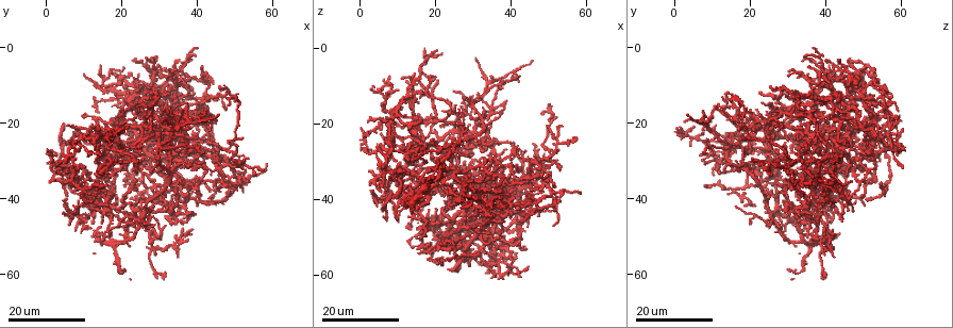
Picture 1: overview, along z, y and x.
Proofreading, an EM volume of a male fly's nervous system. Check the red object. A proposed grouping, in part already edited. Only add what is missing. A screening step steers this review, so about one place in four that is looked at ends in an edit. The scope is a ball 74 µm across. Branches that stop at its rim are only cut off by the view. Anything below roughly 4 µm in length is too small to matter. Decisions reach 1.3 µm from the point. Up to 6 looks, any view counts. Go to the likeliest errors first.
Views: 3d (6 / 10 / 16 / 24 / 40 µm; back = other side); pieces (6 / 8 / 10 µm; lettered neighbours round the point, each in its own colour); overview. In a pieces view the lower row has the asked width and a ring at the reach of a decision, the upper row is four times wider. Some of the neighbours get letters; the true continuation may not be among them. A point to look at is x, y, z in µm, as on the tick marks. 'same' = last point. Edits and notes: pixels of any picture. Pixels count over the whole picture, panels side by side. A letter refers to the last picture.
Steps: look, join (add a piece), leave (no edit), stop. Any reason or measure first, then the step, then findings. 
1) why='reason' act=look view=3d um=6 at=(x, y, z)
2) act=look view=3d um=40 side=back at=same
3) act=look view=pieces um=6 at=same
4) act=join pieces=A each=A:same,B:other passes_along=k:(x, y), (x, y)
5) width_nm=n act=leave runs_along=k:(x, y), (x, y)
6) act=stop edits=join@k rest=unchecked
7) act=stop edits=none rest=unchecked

why='branch stops here' act=look view=3d um=16 at=(41.5, 27.0, 7.5)

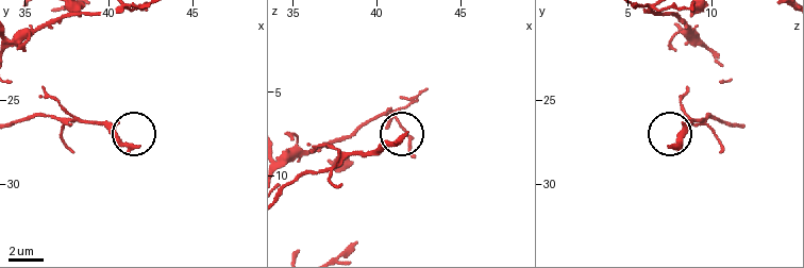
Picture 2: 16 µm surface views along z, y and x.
act=look view=3d um=6 at=(41.6, 27.8, 7.5)

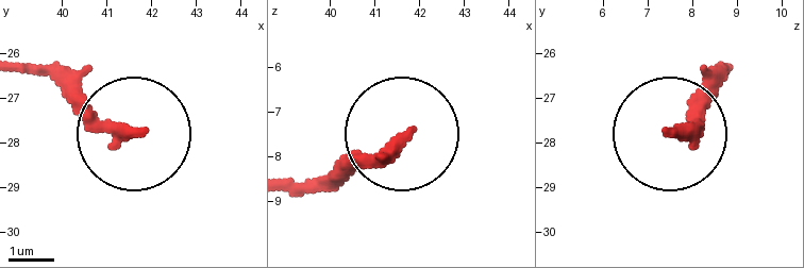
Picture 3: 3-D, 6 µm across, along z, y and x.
act=look view=pieces um=6 at=(41.70, 27.70, 7.60)

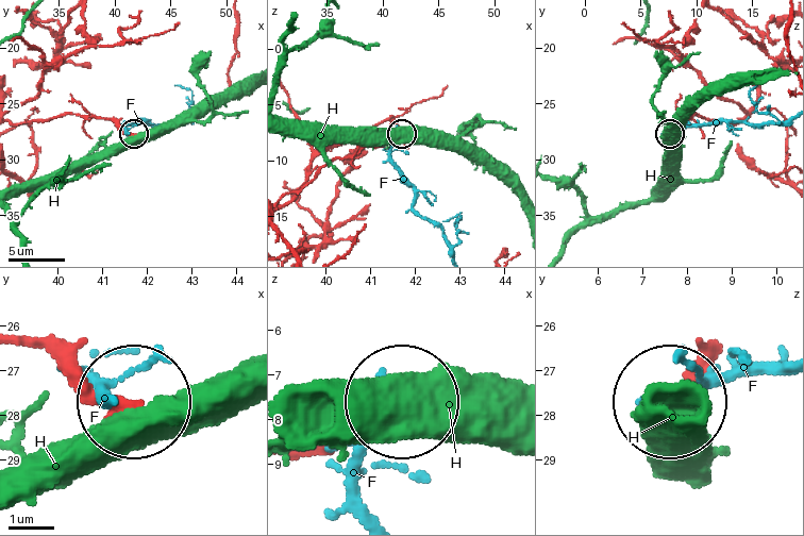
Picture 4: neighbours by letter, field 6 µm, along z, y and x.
width_nm=260 act=leave each=F:other,H:other runs_along=4:(20, 342), (54, 346), (131, 399) found='no lettered piece goes on from it'

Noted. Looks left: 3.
why='branch stops here' act=look view=3d um=16 at=(29.5, 23.0, 14.5)

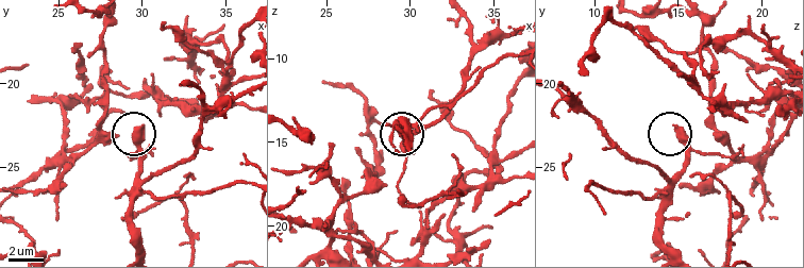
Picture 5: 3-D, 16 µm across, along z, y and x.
act=look view=pieces um=8 at=(29.9, 22.7, 14.8)

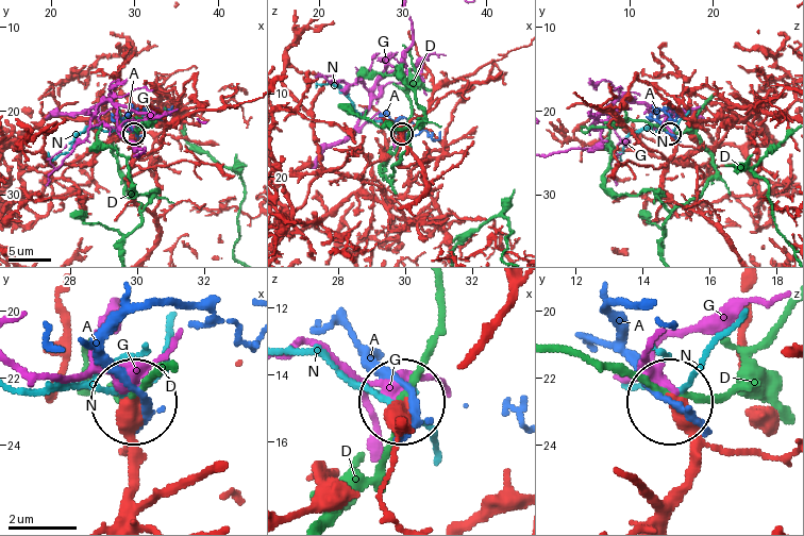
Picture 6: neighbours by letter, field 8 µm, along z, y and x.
act=leave each=A:other,D:other,G:other,N:other found='none of them fits'

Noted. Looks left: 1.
act=stop edits=none rest=unchecked

